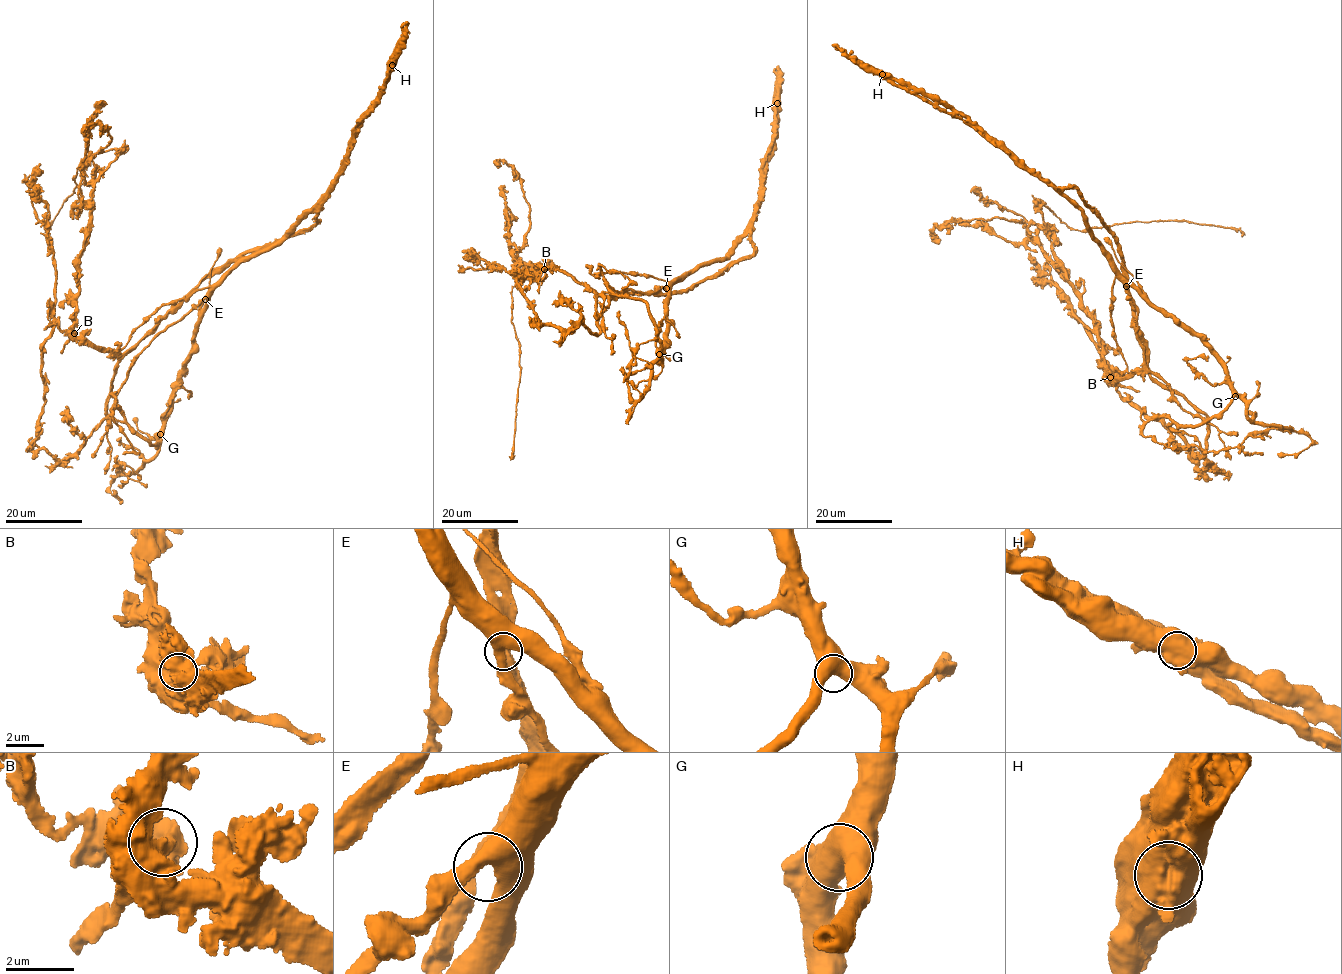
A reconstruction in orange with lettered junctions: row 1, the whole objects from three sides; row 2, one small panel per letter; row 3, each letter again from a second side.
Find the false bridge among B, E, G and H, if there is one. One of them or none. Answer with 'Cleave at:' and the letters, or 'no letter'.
Cleave at: H

